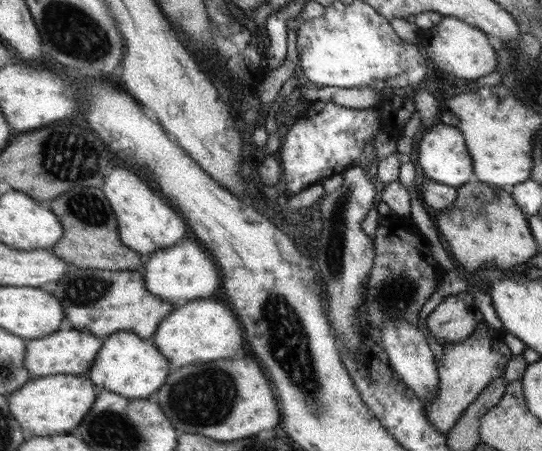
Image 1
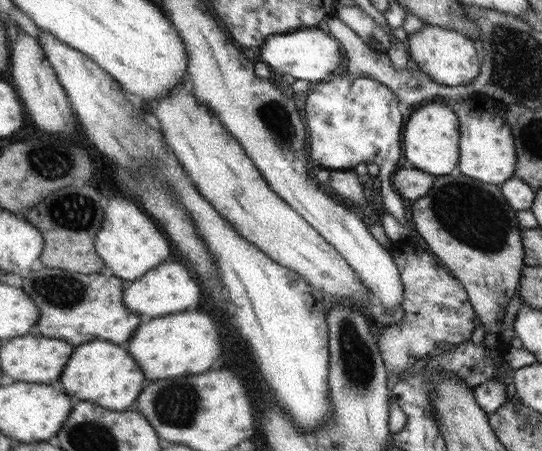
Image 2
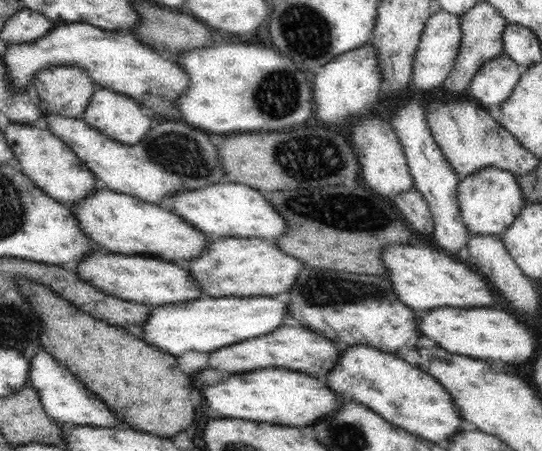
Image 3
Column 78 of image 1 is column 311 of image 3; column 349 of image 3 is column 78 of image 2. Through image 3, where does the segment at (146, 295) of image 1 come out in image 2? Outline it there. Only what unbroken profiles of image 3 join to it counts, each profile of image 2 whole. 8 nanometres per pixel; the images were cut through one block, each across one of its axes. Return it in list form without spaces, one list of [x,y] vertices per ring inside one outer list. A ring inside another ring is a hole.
[[[44,268],[22,278],[22,288],[38,300],[41,316],[38,318],[38,332],[47,337],[58,337],[74,346],[95,340],[108,340],[120,345],[134,335],[140,324],[140,315],[126,307],[124,288],[127,282],[117,276],[100,273],[87,275],[57,268]]]

